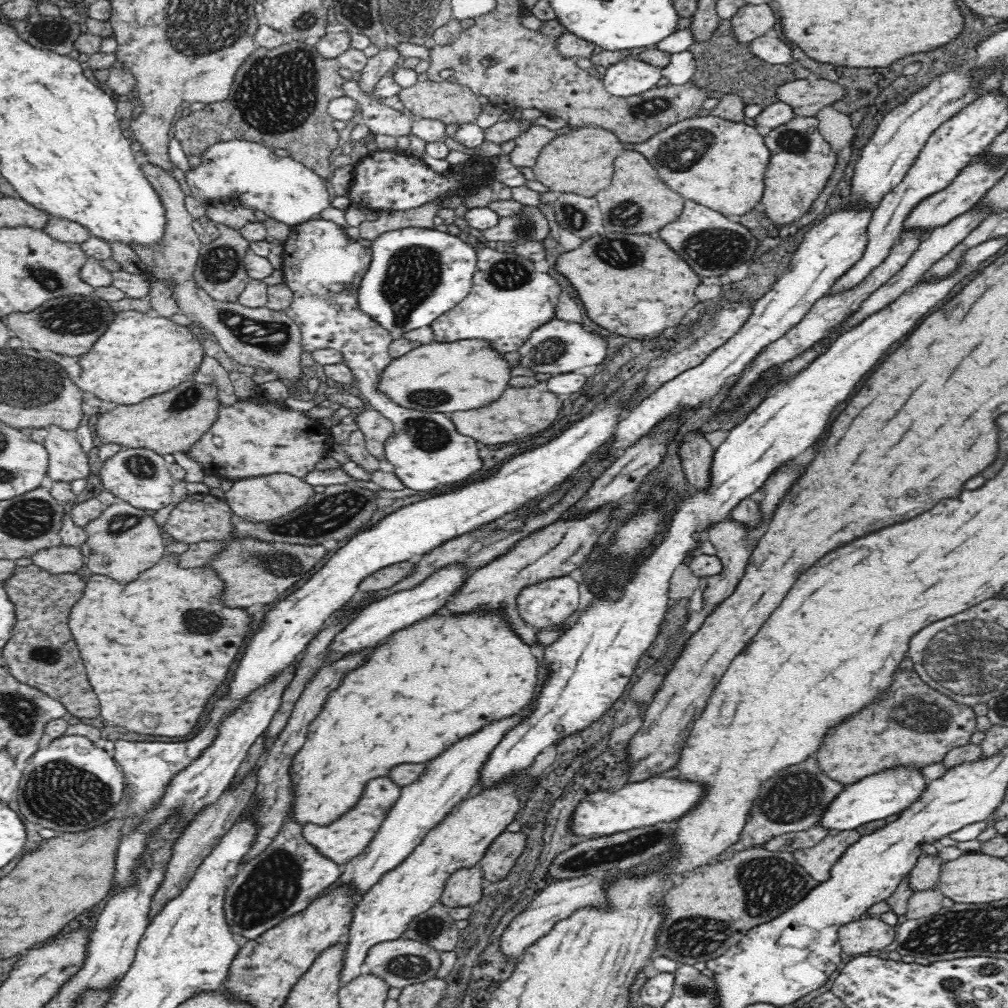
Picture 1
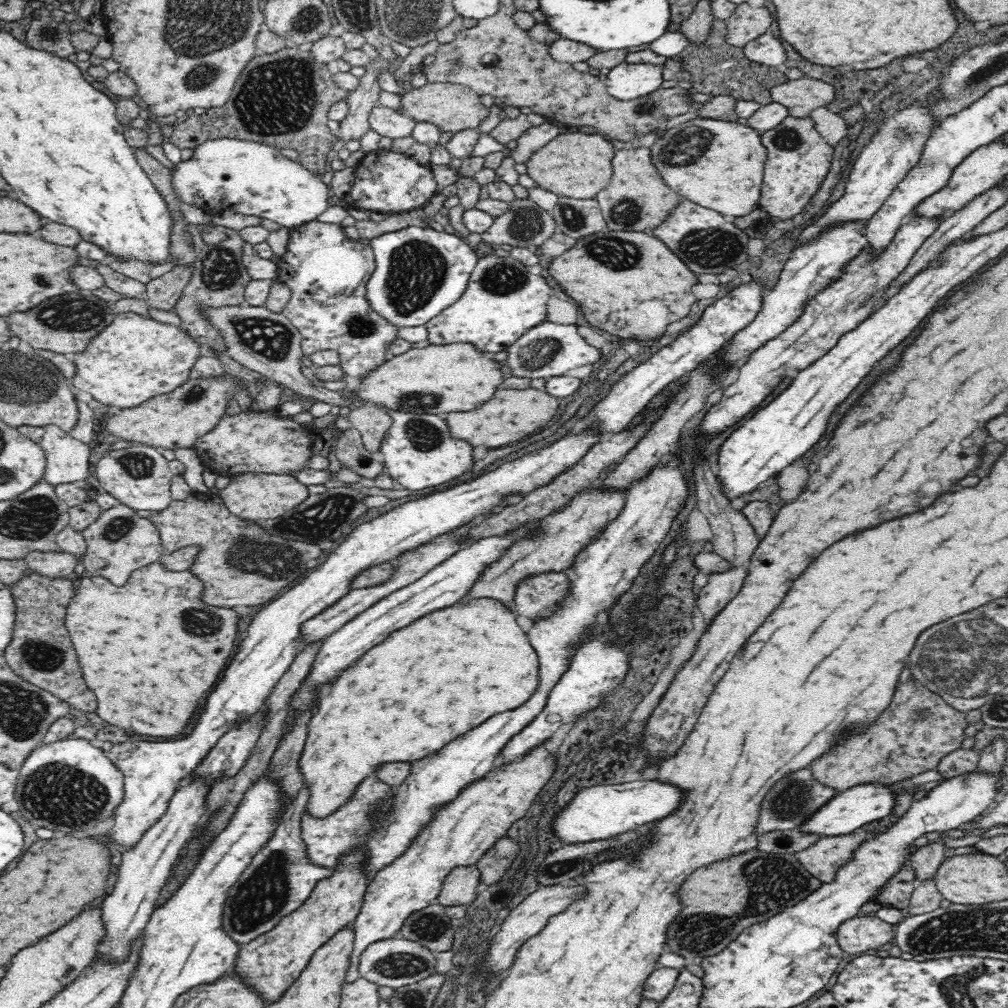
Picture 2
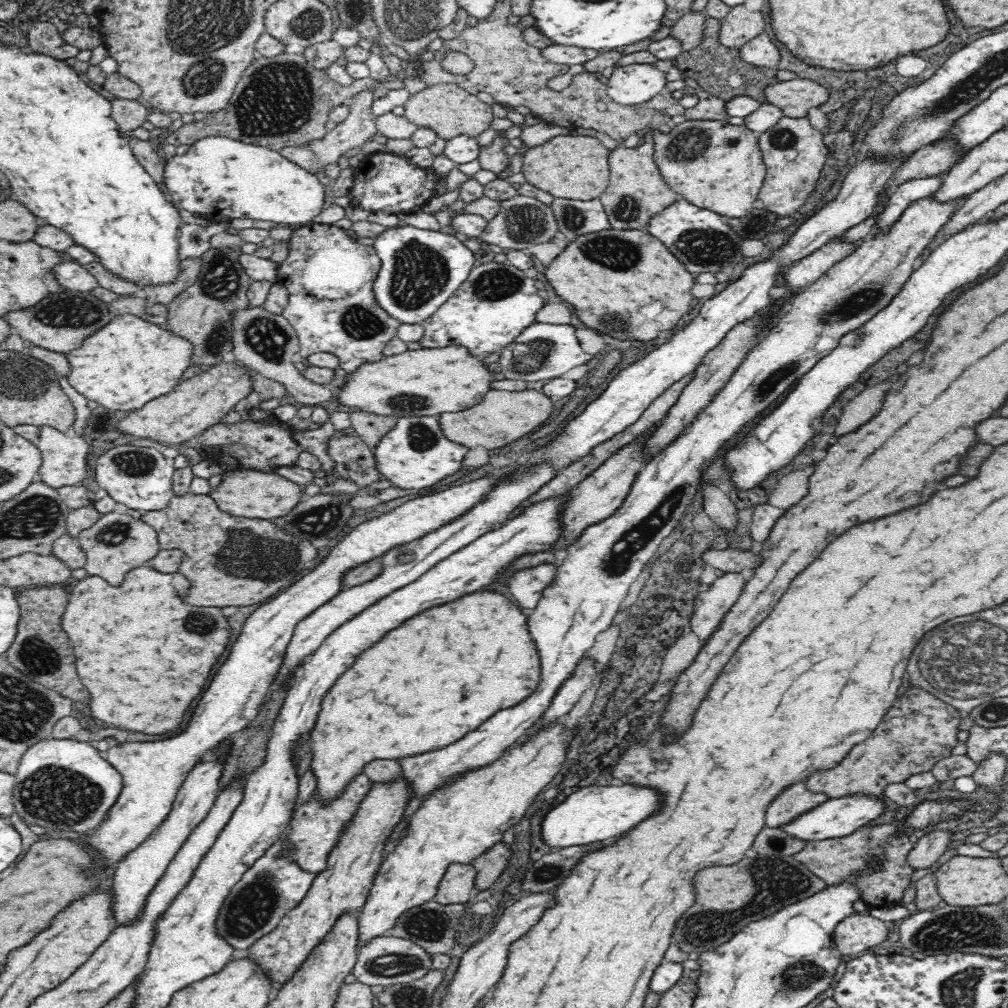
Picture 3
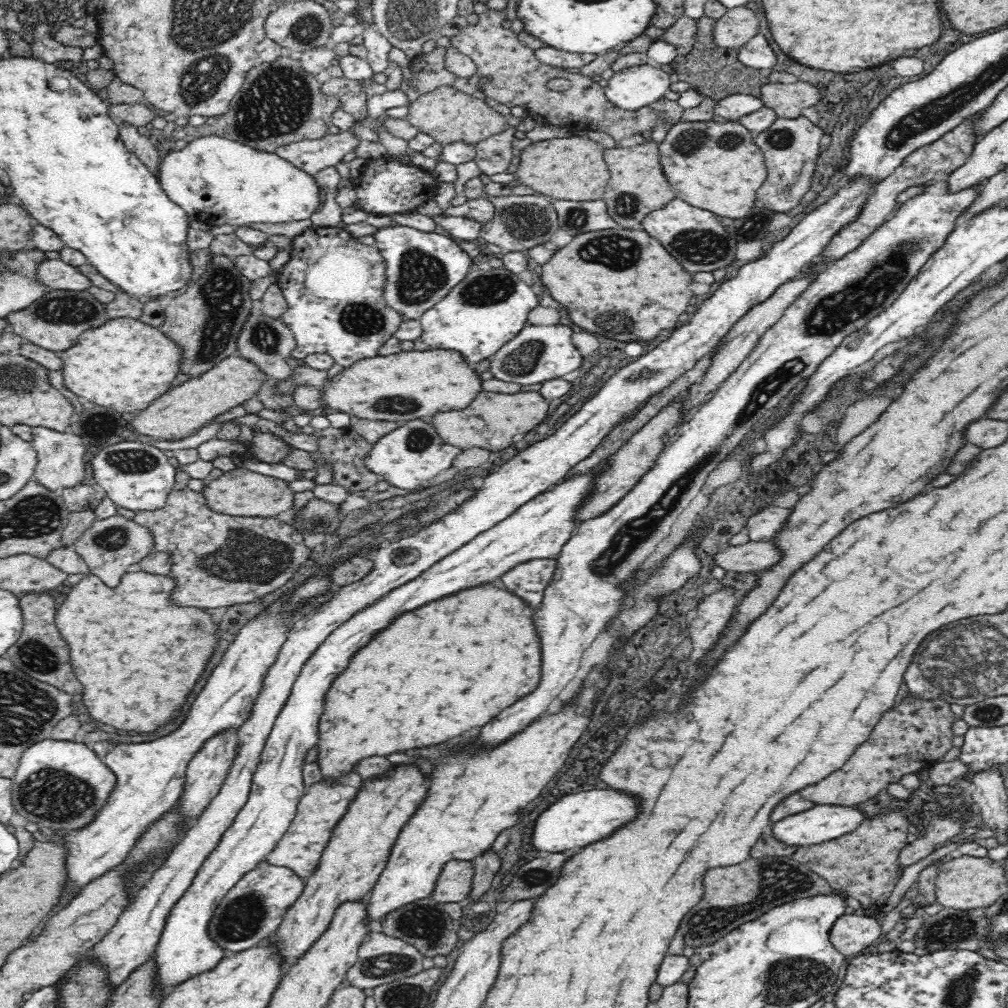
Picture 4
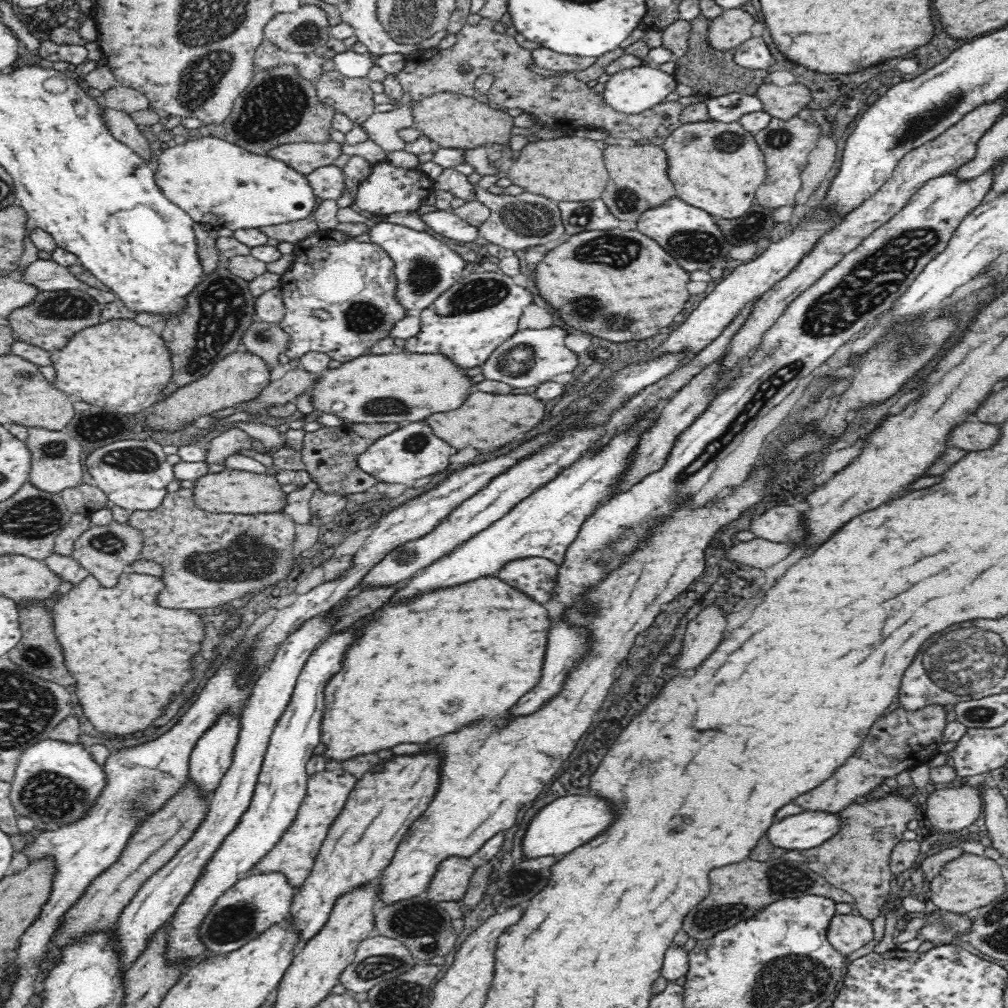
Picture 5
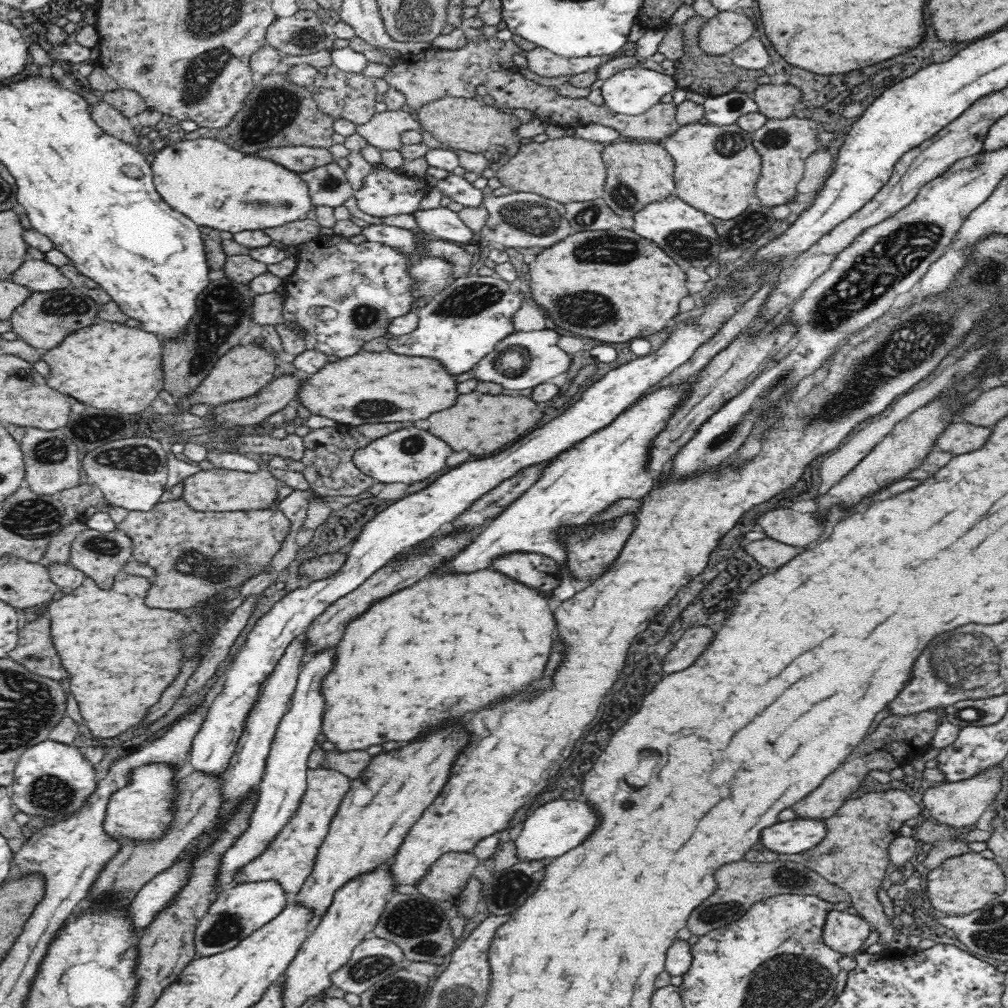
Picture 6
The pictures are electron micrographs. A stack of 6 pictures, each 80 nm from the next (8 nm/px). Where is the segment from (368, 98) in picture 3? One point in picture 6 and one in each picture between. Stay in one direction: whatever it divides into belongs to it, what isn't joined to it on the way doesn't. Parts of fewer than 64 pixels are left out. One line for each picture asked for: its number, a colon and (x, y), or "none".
4: (311, 156)
5: (303, 157)
6: (295, 158)

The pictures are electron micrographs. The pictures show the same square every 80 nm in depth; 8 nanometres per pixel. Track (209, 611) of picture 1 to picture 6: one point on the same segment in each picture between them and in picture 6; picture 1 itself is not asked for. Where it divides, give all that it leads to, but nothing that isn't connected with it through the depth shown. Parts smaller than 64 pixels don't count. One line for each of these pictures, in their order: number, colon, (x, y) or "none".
2: (150, 650)
3: (143, 654)
4: (138, 656)
5: (129, 655)
6: (120, 655)

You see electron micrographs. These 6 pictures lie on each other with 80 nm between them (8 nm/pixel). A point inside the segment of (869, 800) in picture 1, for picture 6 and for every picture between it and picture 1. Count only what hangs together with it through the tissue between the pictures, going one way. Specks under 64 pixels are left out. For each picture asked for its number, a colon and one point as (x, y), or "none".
2: (851, 809)
3: (836, 818)
4: (821, 823)
5: (805, 830)
6: (795, 836)

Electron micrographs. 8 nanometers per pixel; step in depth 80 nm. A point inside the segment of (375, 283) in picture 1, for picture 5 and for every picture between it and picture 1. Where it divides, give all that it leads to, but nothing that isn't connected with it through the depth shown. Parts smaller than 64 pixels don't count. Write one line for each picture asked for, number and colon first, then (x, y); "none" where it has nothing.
2: (419, 272)
3: (420, 269)
4: (422, 267)
5: (426, 267)

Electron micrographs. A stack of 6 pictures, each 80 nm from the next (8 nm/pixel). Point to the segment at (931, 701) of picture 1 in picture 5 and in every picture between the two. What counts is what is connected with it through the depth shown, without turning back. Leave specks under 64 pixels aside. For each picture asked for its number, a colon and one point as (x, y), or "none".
2: (918, 729)
3: (919, 730)
4: (909, 738)
5: (903, 739)

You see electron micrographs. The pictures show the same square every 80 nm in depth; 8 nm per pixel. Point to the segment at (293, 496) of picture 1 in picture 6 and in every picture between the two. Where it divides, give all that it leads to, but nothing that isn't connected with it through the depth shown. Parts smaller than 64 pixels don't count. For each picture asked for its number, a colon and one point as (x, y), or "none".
2: (252, 496)
3: (245, 493)
4: (239, 492)
5: (232, 491)
6: (214, 490)

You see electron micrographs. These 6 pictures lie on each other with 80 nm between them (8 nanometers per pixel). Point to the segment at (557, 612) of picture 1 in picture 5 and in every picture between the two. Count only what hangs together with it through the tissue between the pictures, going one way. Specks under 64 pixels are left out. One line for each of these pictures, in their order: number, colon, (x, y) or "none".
2: (537, 595)
3: (526, 586)
4: (528, 580)
5: (537, 577)

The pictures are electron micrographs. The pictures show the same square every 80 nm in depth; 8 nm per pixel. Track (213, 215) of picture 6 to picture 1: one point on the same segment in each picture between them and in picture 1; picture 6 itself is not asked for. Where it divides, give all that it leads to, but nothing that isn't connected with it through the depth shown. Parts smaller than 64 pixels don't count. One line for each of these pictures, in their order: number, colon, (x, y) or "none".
1: (241, 173)
2: (223, 175)
3: (220, 179)
4: (216, 181)
5: (217, 183)

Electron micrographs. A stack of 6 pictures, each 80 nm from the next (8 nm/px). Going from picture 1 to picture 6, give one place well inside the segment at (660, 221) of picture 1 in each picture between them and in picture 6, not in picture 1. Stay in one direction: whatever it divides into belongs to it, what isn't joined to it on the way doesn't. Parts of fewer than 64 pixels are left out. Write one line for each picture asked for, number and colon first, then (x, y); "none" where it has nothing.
2: (636, 198)
3: (636, 190)
4: (637, 186)
5: (638, 179)
6: (638, 173)

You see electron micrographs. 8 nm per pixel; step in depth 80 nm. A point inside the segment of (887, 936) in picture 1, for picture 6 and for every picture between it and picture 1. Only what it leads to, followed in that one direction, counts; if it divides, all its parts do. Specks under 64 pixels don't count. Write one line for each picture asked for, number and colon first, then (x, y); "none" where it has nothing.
2: (861, 934)
3: (855, 933)
4: (851, 933)
5: (846, 932)
6: (843, 932)

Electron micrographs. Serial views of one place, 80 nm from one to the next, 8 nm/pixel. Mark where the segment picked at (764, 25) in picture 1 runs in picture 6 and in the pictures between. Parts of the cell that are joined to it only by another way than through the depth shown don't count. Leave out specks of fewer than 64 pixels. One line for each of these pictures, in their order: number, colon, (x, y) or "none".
2: (746, 24)
3: (740, 25)
4: (738, 26)
5: (726, 32)
6: (720, 35)

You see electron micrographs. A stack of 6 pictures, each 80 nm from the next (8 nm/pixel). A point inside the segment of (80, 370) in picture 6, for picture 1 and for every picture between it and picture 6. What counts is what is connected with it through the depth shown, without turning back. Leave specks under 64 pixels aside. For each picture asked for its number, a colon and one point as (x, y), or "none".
1: (141, 355)
2: (134, 359)
3: (122, 367)
4: (124, 363)
5: (127, 366)

